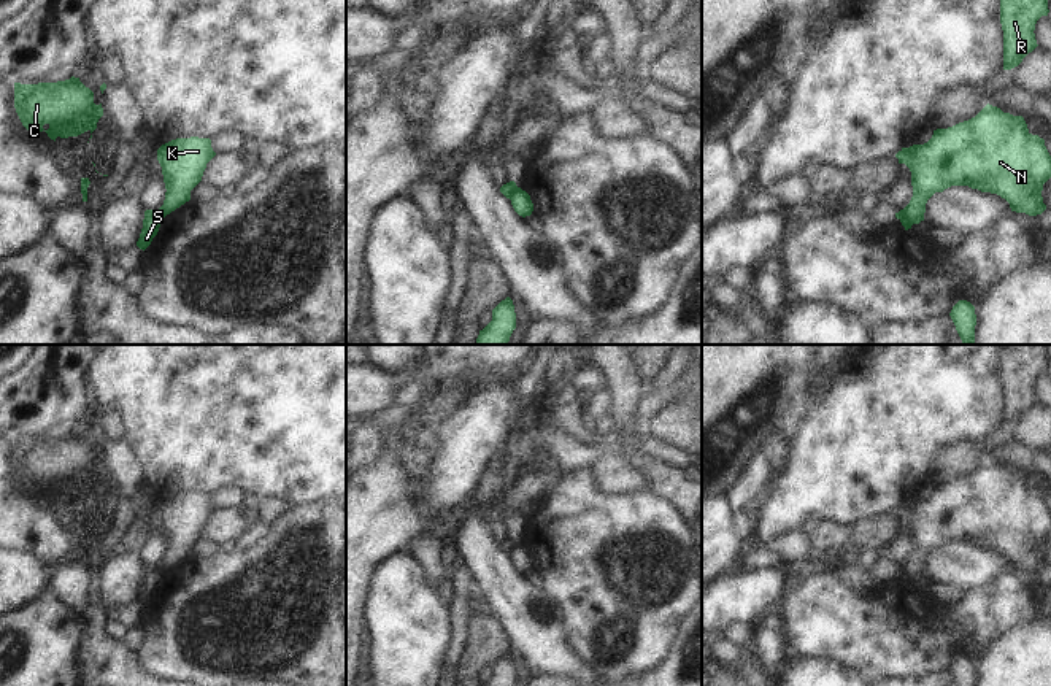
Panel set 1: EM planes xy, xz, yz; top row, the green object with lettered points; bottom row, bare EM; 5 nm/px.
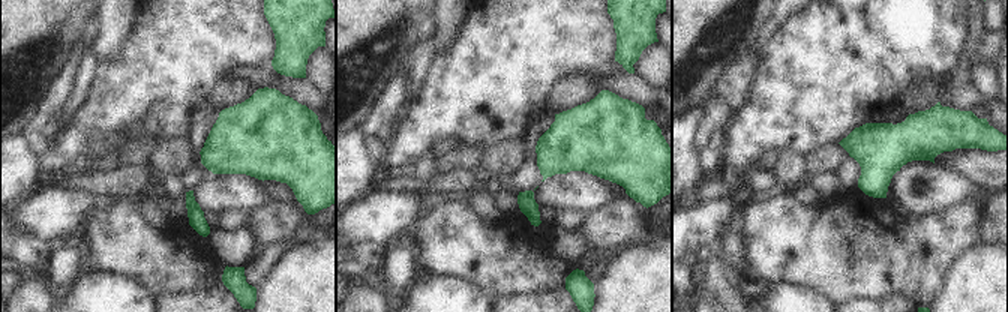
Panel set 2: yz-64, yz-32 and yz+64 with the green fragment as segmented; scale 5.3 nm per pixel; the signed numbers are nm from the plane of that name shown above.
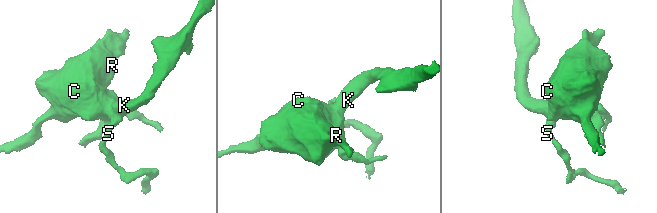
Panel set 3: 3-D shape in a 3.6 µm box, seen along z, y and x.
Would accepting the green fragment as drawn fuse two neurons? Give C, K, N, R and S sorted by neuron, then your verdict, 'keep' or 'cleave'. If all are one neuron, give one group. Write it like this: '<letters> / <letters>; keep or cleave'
C K N R / S; cleave

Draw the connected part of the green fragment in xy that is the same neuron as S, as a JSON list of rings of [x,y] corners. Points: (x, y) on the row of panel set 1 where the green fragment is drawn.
[[[156,210],[144,211],[143,229],[141,229],[140,238],[137,241],[137,246],[140,249],[144,251],[151,245],[152,238],[159,232],[160,222],[162,222],[162,219]]]

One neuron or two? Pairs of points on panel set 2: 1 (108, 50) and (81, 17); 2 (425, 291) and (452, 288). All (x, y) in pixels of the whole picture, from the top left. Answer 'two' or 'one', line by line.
1: two
2: one

